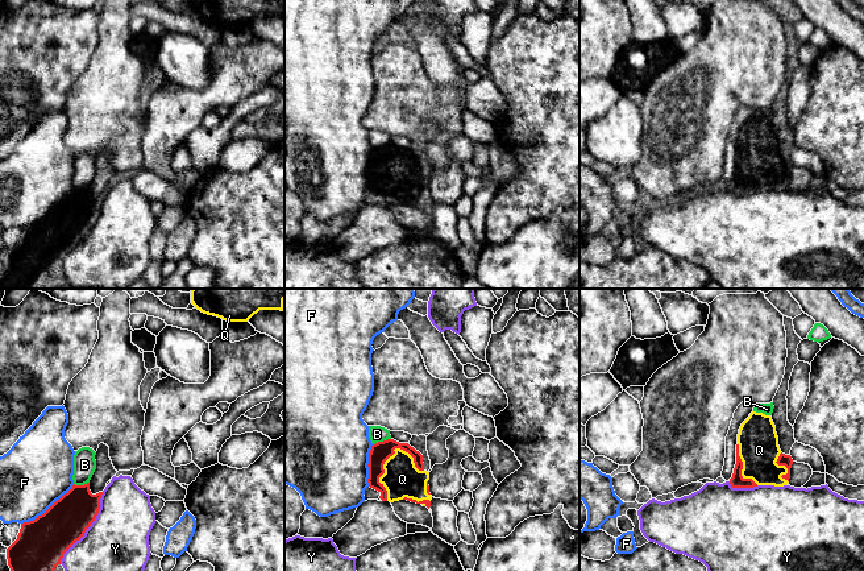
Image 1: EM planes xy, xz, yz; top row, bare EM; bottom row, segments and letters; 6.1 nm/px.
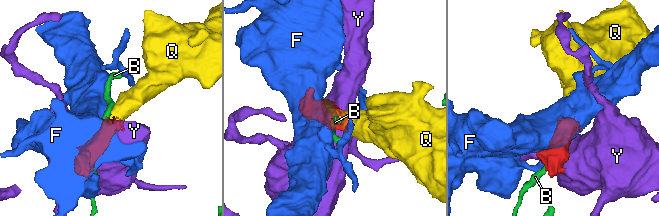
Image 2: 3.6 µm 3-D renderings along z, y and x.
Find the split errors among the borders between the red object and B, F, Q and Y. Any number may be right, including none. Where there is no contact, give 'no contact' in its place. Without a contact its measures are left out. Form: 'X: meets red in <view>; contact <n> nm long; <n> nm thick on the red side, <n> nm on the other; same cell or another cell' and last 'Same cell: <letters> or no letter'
B: meets red in xz; contact 120 nm long; 120 nm thick on the red side, 100 nm on the other; another cell
F: meets red in xy; contact 400 nm long; 300 nm thick on the red side, 420 nm on the other; another cell
Q: meets red in xz; contact 340 nm long; 120 nm thick on the red side, 220 nm on the other; same cell
Y: meets red in xy; contact 500 nm long; 280 nm thick on the red side, 380 nm on the other; another cell
Same cell: Q

